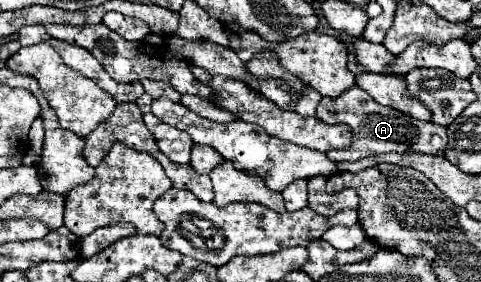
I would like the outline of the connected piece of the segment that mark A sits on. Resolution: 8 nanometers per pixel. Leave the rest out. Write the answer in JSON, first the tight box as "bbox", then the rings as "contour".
{"bbox":[317,86,447,162],"contour":[[[359,86],[349,88],[339,98],[323,98],[317,108],[317,118],[327,124],[347,124],[353,134],[353,144],[347,150],[331,150],[329,158],[333,162],[343,160],[361,160],[375,154],[385,152],[423,152],[423,154],[443,154],[447,146],[447,132],[443,126],[435,126],[433,122],[419,122],[407,114],[401,114],[393,108],[385,108],[373,102],[373,98],[361,90]]]}

